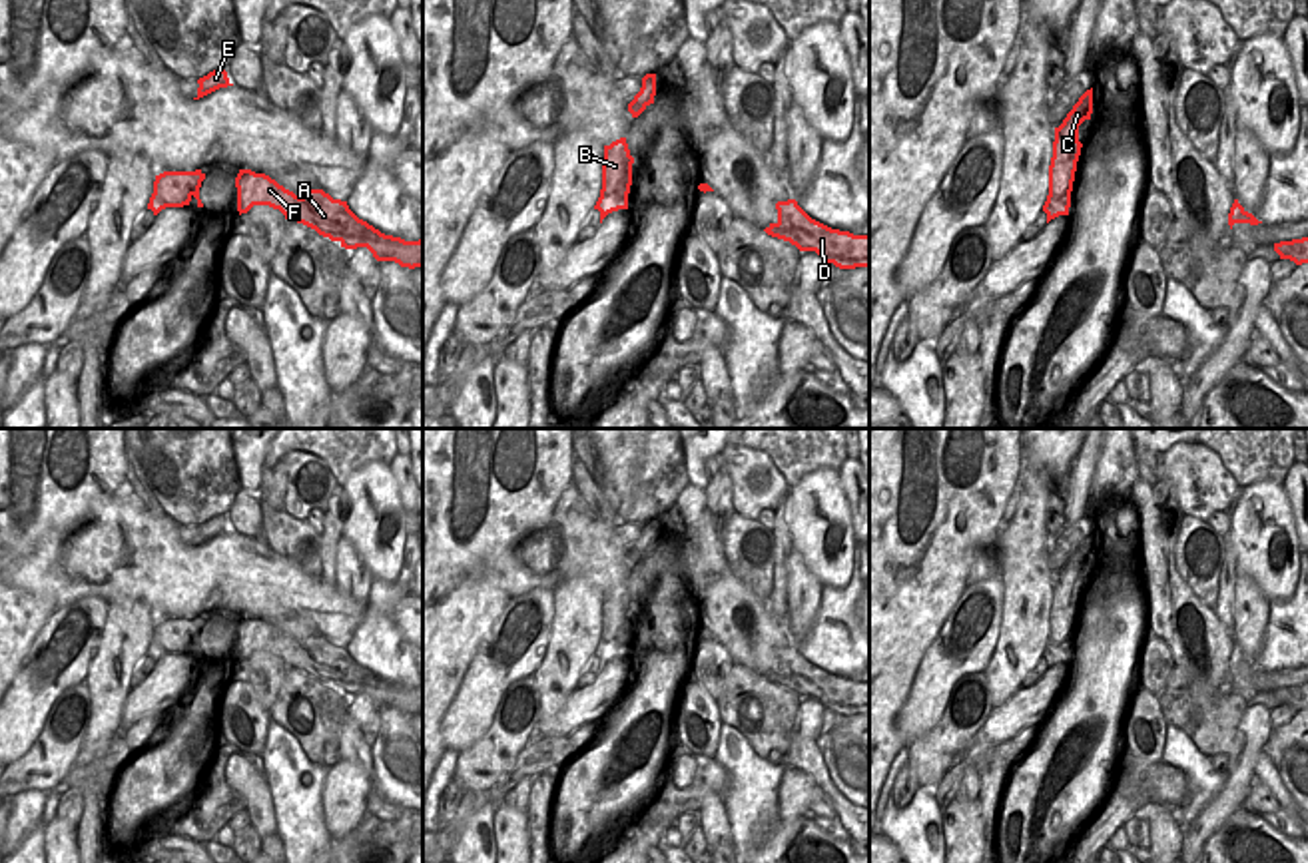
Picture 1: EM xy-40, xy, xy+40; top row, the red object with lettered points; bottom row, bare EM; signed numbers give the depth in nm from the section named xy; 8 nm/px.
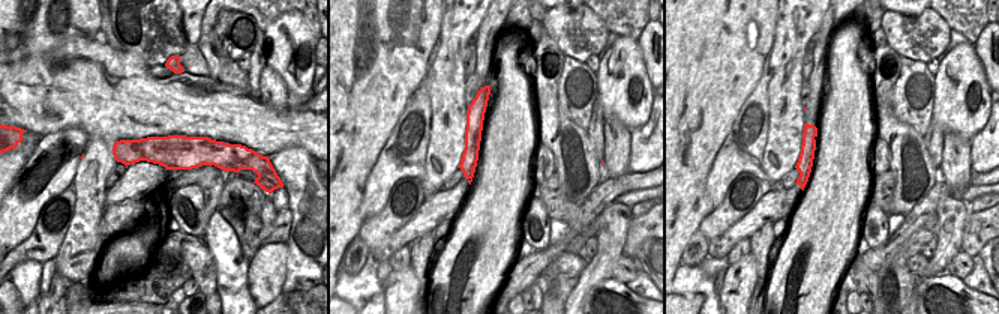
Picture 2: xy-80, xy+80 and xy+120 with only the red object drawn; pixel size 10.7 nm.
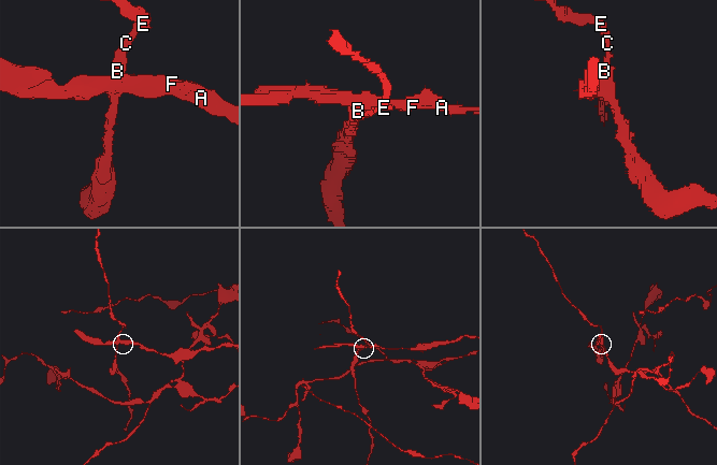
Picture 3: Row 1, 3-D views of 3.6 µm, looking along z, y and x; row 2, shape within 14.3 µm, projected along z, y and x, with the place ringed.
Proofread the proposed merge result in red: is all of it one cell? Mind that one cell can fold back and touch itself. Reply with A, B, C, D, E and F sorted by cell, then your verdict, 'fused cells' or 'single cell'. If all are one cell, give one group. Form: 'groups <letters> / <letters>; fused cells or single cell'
groups A D F / B C E; fused cells

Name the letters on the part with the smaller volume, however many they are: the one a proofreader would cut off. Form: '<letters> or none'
B, C, E

